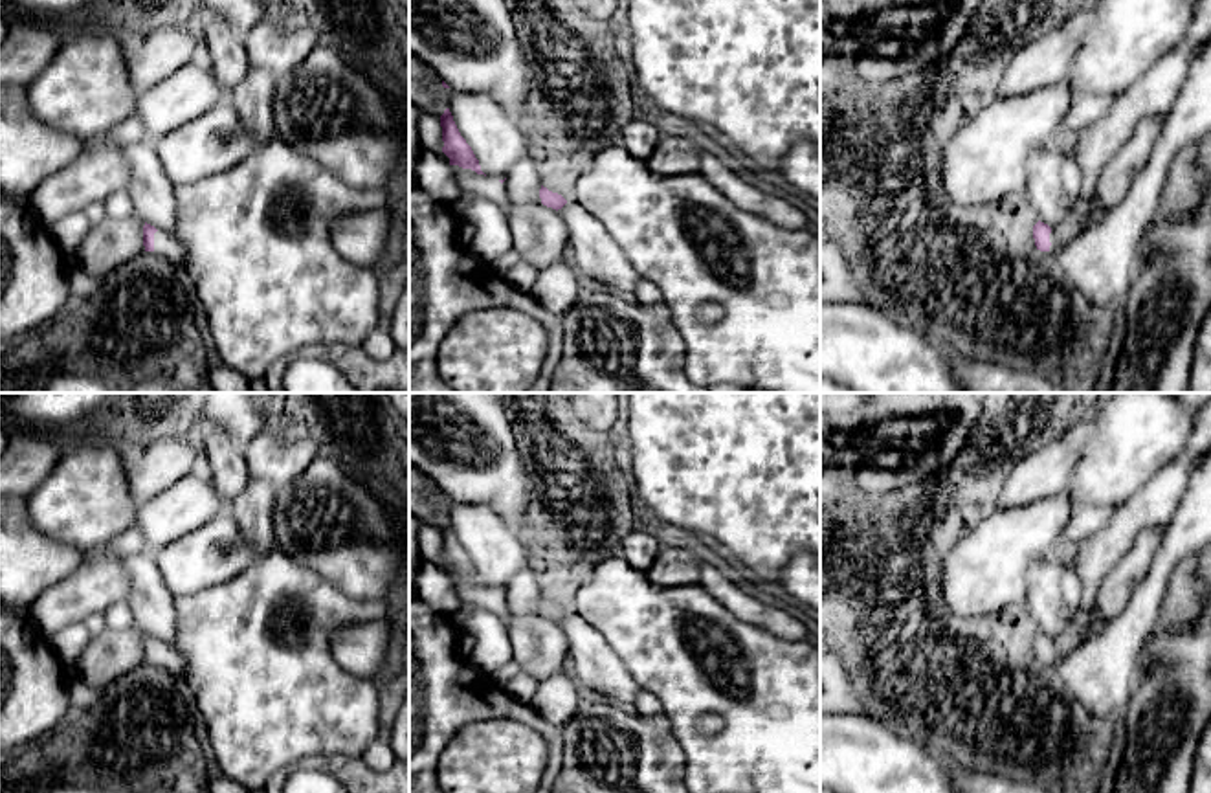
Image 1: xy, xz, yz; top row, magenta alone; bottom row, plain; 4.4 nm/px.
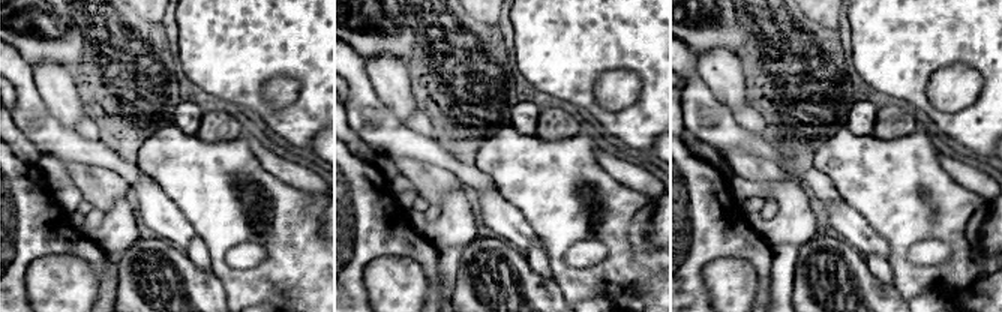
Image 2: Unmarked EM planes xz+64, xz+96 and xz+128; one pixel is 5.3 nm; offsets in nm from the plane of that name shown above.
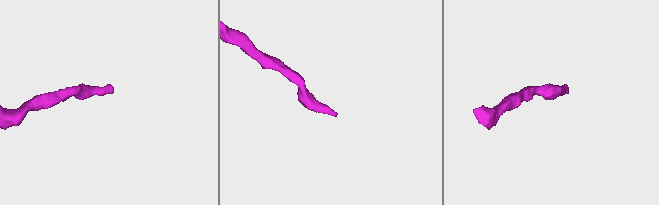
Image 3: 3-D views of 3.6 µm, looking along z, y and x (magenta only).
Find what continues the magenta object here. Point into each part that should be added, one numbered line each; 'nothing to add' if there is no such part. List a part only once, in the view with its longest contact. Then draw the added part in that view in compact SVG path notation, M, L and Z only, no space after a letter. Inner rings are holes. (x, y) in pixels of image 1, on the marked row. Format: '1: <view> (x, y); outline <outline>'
1: xy (166, 245); outline M158 229L154 233L154 253L163 255L176 266L183 268L185 248L176 237Z

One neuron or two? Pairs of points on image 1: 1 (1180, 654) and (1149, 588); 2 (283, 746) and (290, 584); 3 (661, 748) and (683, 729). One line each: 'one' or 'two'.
1: two
2: one
3: two

